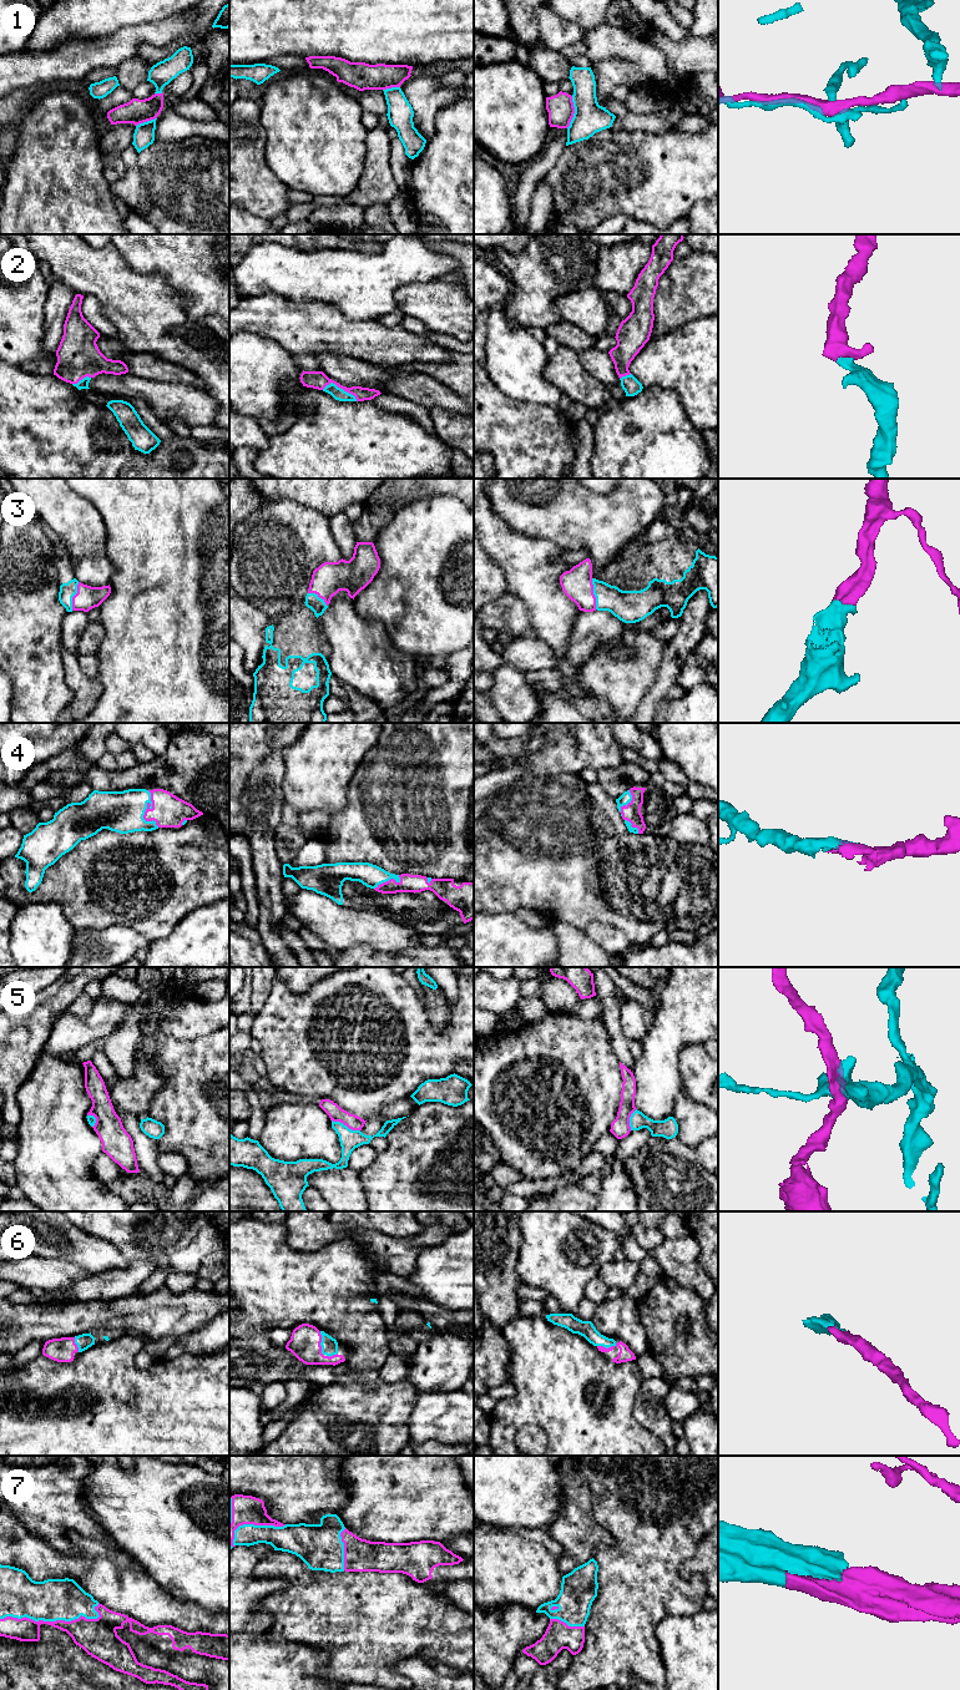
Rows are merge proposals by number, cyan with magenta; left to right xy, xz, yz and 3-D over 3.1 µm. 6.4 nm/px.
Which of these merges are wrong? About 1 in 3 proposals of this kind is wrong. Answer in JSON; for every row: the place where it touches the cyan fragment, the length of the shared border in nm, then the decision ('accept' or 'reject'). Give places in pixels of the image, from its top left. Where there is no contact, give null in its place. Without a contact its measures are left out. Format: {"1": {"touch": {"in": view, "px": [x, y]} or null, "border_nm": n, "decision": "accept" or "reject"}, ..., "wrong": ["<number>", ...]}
{"1": {"touch": {"in": "yz", "px": [575, 112]}, "border_nm": 220, "decision": "reject"}, "2": {"touch": {"in": "xz", "px": [339, 388]}, "border_nm": 240, "decision": "accept"}, "3": {"touch": {"in": "yz", "px": [594, 593]}, "border_nm": 200, "decision": "accept"}, "4": {"touch": {"in": "xy", "px": [145, 810]}, "border_nm": 260, "decision": "accept"}, "5": {"touch": {"in": "xz", "px": [345, 1126]}, "border_nm": 200, "decision": "reject"}, "6": {"touch": {"in": "xz", "px": [321, 1344]}, "border_nm": 160, "decision": "accept"}, "7": {"touch": {"in": "xy", "px": [55, 1620]}, "border_nm": 650, "decision": "accept"}, "wrong": ["1", "5"]}

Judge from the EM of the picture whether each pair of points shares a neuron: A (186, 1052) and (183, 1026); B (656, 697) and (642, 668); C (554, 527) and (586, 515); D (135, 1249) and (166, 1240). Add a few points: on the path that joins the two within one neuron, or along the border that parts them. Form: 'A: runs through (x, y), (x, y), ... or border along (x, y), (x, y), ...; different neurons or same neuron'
A: border along (213, 1032), (190, 1040), (155, 1040); different neurons
B: border along (662, 659), (652, 687), (636, 709); different neurons
C: runs through (561, 520), (564, 517), (579, 517); same neuron
D: runs through (142, 1241), (158, 1240); same neuron

